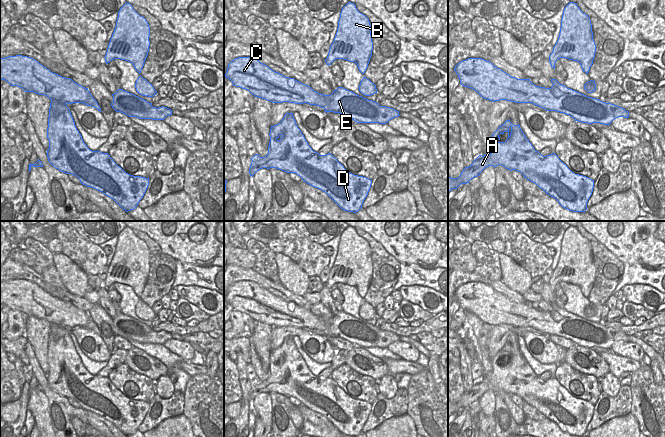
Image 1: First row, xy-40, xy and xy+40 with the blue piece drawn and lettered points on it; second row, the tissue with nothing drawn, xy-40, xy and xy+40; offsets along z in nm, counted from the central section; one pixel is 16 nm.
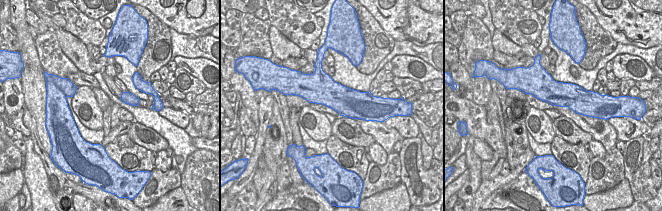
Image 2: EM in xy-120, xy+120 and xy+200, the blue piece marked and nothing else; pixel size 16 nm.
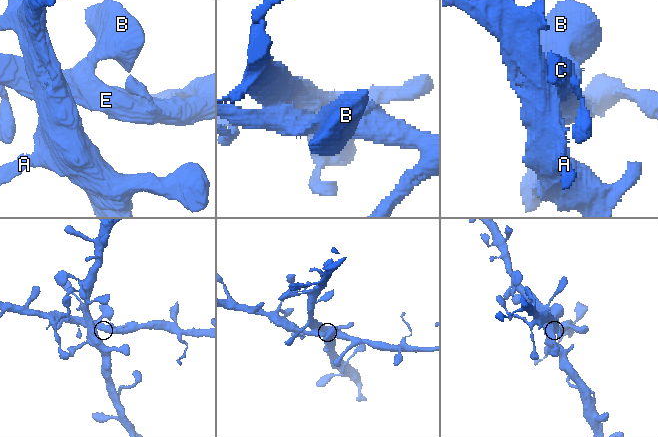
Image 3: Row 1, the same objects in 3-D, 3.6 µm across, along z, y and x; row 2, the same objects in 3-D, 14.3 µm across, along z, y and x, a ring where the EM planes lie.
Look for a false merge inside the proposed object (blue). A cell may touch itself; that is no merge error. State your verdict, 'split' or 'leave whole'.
leave whole

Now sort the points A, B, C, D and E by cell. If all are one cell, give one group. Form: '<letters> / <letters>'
A B C D E

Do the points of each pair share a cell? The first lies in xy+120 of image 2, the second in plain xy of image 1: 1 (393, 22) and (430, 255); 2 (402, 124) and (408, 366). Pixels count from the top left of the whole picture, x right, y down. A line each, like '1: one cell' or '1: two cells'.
1: one cell
2: two cells

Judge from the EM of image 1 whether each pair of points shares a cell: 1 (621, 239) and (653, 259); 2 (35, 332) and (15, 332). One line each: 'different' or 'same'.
1: same
2: different

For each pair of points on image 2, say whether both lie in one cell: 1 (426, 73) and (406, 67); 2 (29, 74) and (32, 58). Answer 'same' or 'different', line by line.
1: same
2: same

